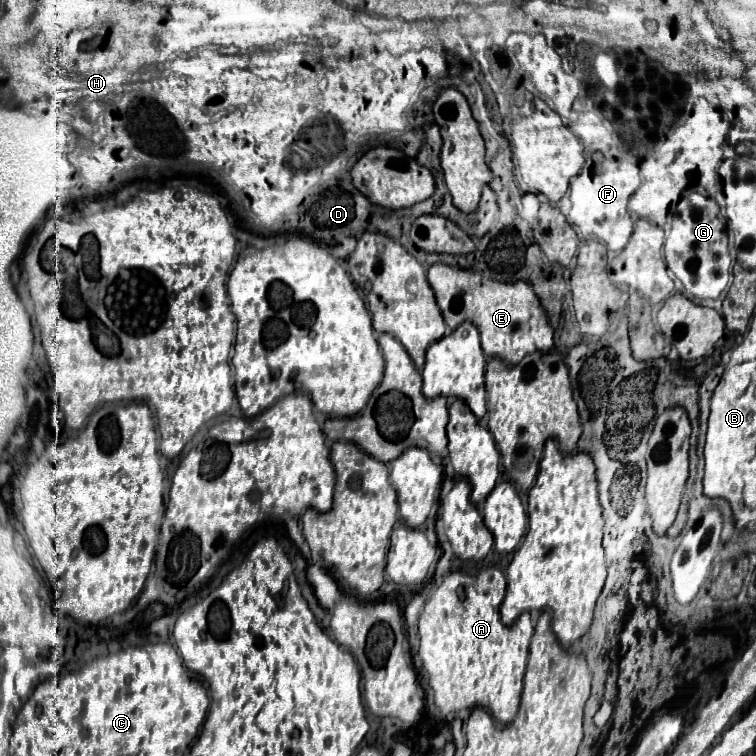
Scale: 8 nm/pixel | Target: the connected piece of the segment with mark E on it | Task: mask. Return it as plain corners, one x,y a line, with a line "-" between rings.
432,264
428,268
428,282
436,294
438,306
448,328
456,328
460,322
474,322
482,336
482,350
488,358
500,356
508,364
518,364
522,356
554,348
554,328
540,304
540,298
528,282
496,282
484,280
480,272
454,268
448,264

